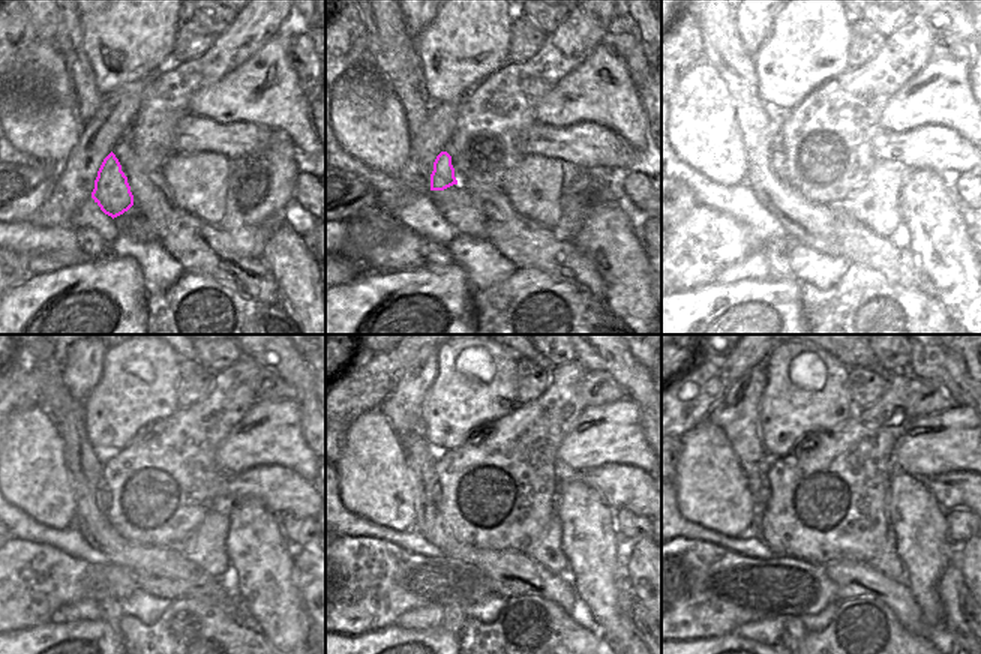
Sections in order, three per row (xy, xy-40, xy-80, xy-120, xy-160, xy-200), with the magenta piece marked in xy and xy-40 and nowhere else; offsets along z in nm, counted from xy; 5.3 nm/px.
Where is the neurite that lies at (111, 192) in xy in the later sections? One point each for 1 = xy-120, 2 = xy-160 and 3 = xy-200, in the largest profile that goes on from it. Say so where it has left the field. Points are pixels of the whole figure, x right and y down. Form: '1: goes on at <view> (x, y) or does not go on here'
1: goes on at xy-120 (101, 495)
2: goes on at xy-160 (434, 492)
3: goes on at xy-200 (758, 485)

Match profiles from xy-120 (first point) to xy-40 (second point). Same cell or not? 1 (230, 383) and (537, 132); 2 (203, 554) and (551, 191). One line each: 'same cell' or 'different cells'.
1: different cells
2: same cell

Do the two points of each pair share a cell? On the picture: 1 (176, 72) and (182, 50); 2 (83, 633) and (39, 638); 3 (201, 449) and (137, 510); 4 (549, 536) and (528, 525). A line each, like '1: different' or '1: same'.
1: different
2: same
3: same
4: different

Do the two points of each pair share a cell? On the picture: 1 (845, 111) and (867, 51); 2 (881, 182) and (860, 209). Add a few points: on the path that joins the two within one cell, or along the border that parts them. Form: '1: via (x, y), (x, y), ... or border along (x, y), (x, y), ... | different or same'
1: border along (884, 38), (879, 50), (869, 60), (848, 68) | different
2: via (879, 188), (864, 203) | same

